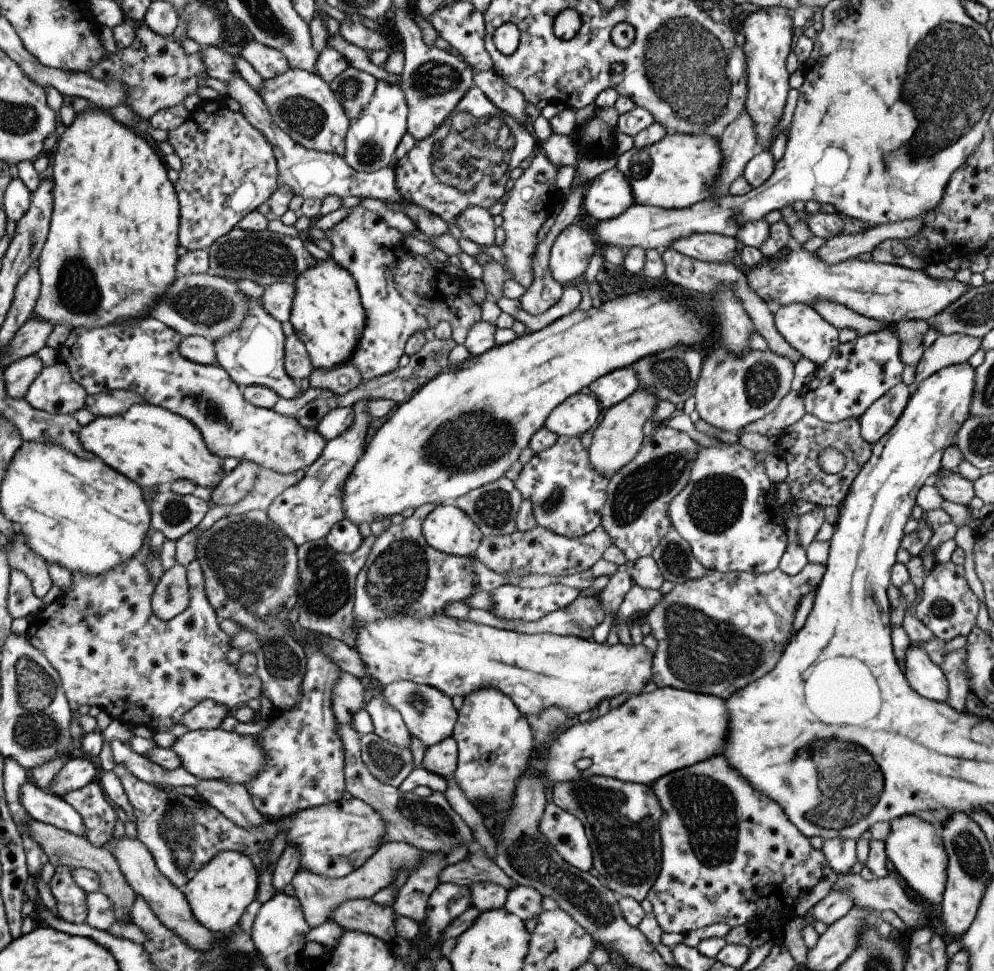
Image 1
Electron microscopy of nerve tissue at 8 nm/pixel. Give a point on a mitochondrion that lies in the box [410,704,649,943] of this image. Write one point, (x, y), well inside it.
(531, 857)

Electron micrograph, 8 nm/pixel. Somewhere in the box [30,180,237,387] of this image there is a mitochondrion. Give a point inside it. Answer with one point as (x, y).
(77, 288)

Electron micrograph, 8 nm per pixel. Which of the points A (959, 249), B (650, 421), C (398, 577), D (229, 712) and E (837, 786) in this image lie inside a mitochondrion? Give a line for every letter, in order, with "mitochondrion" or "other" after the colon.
A: other
B: other
C: mitochondrion
D: other
E: mitochondrion

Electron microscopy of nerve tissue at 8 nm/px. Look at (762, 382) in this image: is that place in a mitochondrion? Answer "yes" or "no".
yes

